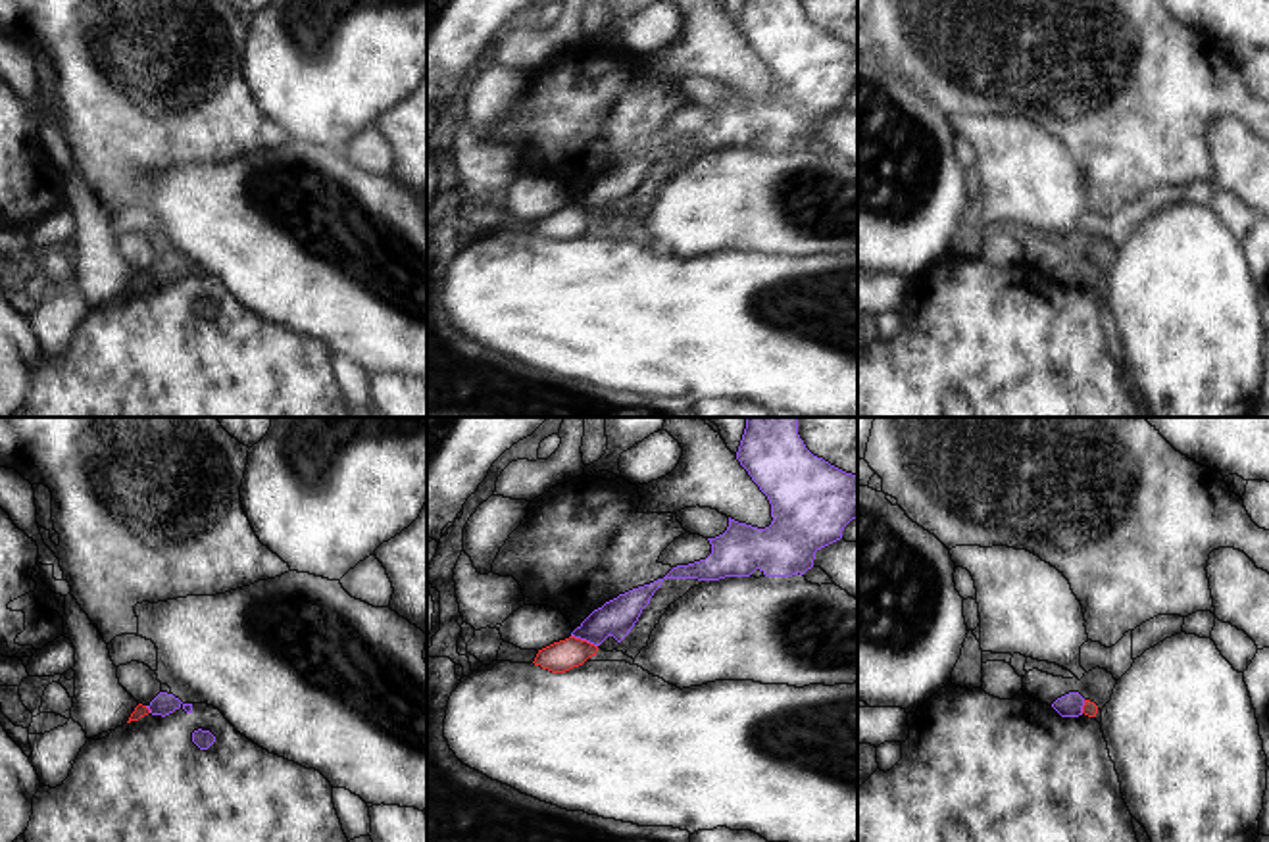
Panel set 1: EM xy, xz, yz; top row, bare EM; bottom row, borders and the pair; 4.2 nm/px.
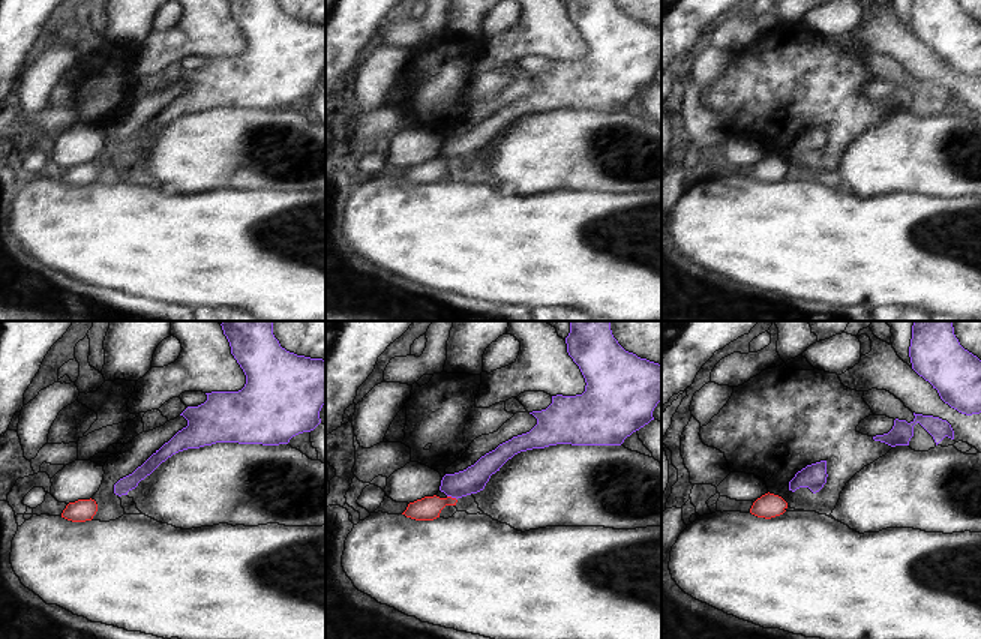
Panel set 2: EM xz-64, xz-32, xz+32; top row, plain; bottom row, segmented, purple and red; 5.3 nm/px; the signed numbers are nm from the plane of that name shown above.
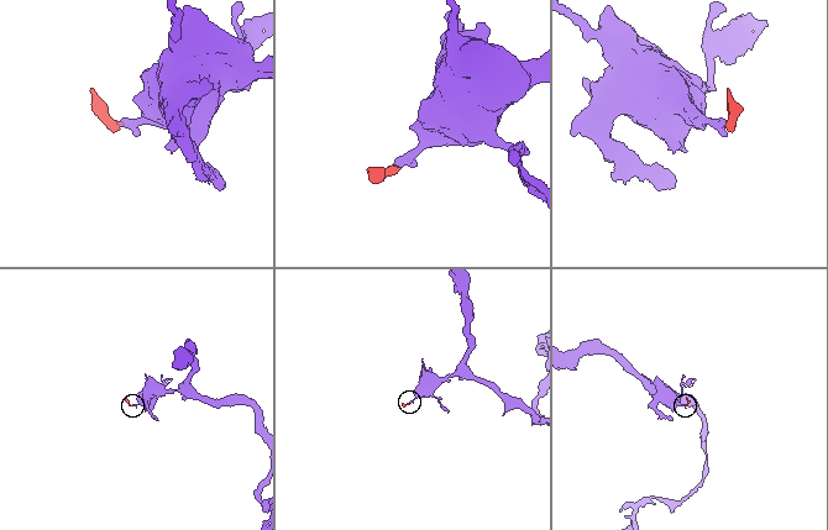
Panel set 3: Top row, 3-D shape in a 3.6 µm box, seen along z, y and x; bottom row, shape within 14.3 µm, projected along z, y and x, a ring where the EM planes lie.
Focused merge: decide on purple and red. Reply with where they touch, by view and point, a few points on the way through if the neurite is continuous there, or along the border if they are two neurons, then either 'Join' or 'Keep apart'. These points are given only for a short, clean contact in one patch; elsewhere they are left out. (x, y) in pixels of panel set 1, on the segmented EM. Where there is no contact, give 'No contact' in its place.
Touches purple at xz (585, 639). Boundary: xz (572, 635), (597, 646). Keep apart

